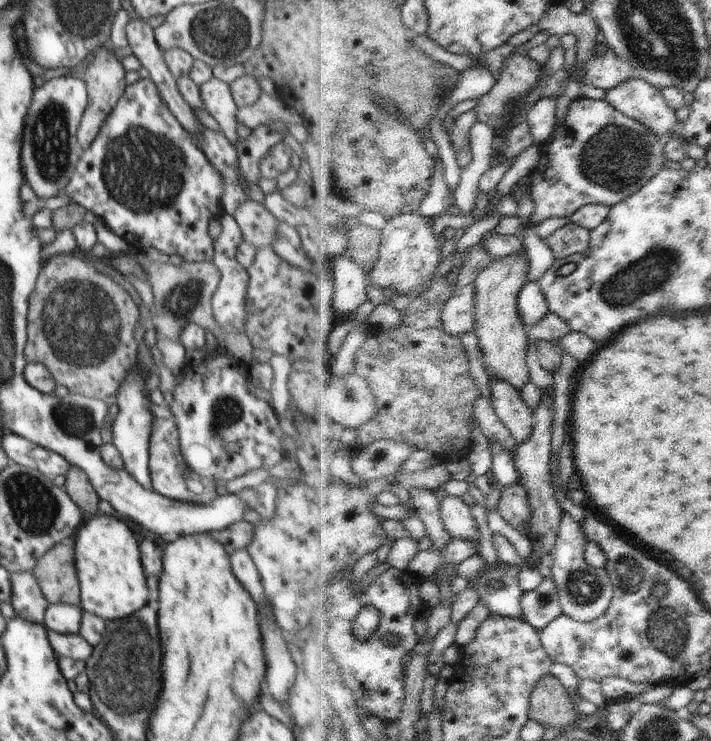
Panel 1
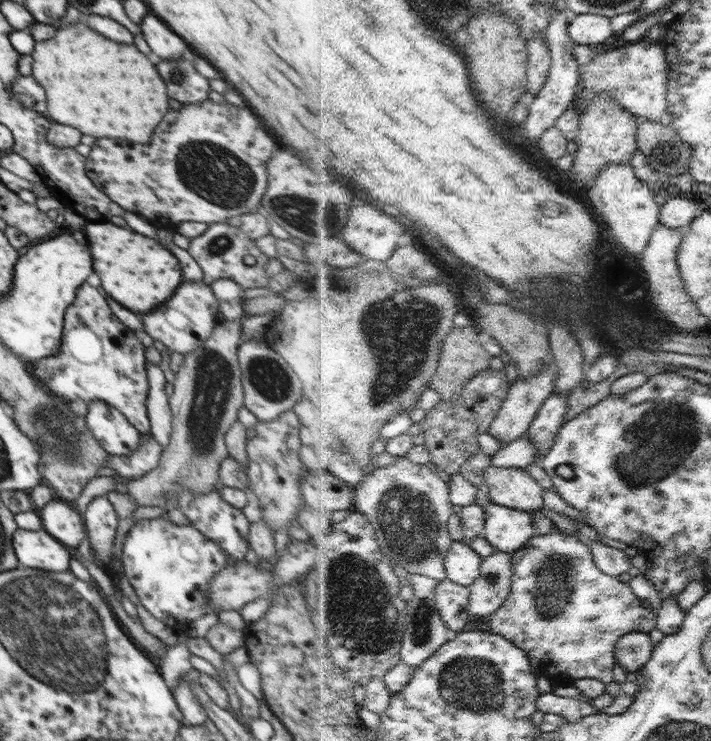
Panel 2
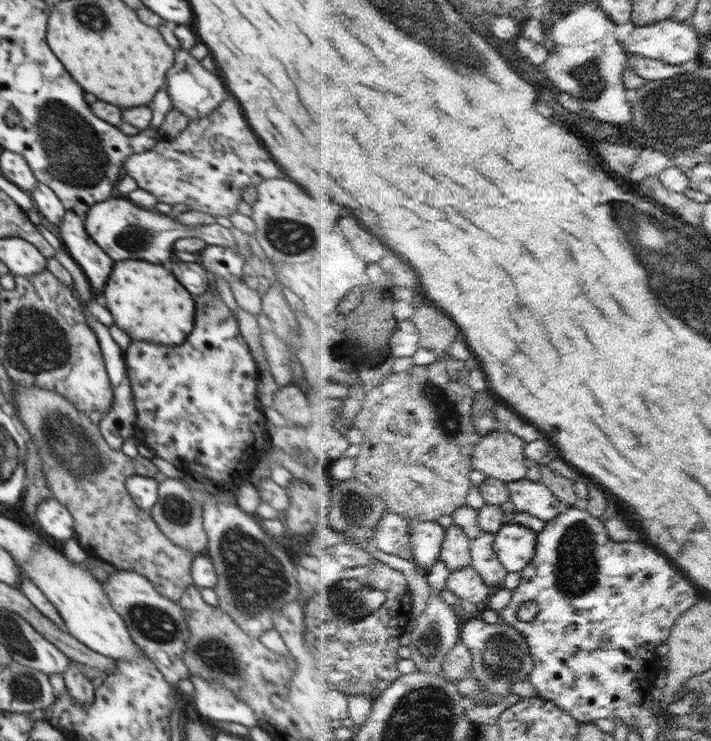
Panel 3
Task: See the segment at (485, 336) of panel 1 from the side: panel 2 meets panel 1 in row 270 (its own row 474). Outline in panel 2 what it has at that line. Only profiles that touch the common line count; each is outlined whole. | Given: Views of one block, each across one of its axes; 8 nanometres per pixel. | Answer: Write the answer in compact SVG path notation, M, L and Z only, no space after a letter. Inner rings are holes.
M490 466L486 472L487 486L490 488L491 502L501 504L510 508L525 511L545 510L545 491L541 480L534 478L531 469L522 468L498 468Z

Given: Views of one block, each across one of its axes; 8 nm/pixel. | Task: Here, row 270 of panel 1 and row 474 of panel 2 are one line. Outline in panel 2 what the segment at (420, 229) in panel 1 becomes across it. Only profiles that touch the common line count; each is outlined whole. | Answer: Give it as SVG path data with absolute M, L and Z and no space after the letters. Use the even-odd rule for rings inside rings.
M396 456L394 465L377 468L373 475L359 485L355 496L355 510L362 511L375 525L383 551L396 563L411 574L424 574L440 583L449 576L446 558L455 542L451 533L451 518L454 513L454 501L451 499L451 484L446 482L430 464L418 465L407 457Z

